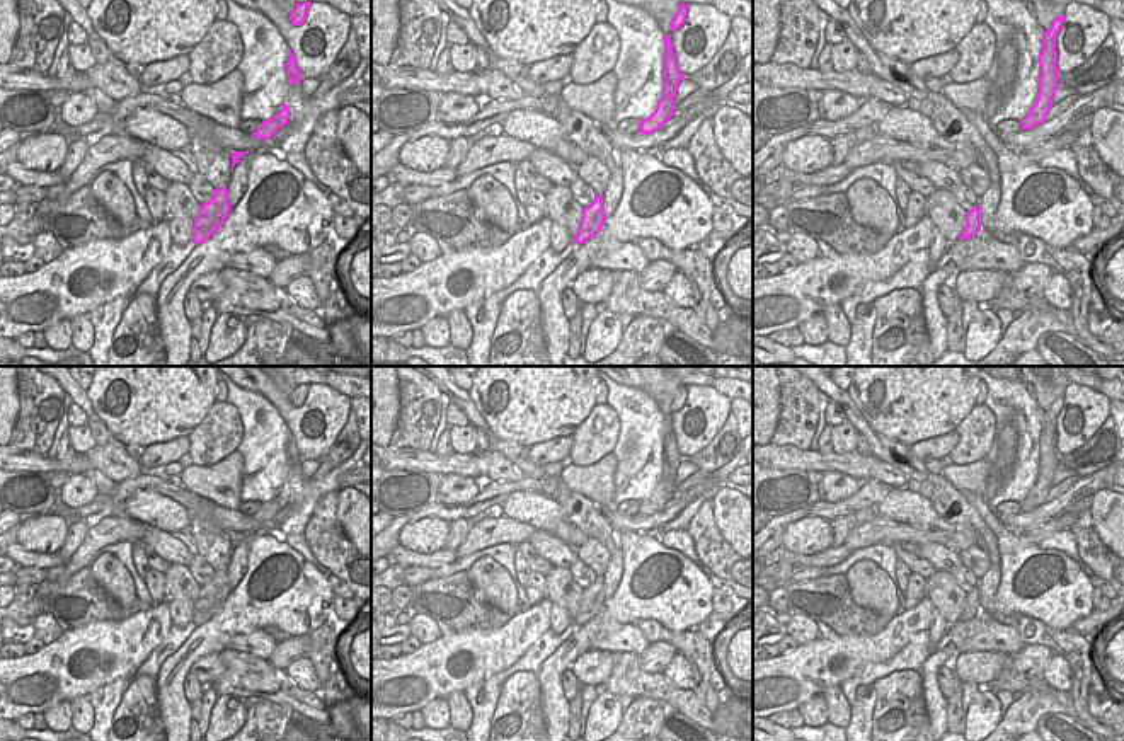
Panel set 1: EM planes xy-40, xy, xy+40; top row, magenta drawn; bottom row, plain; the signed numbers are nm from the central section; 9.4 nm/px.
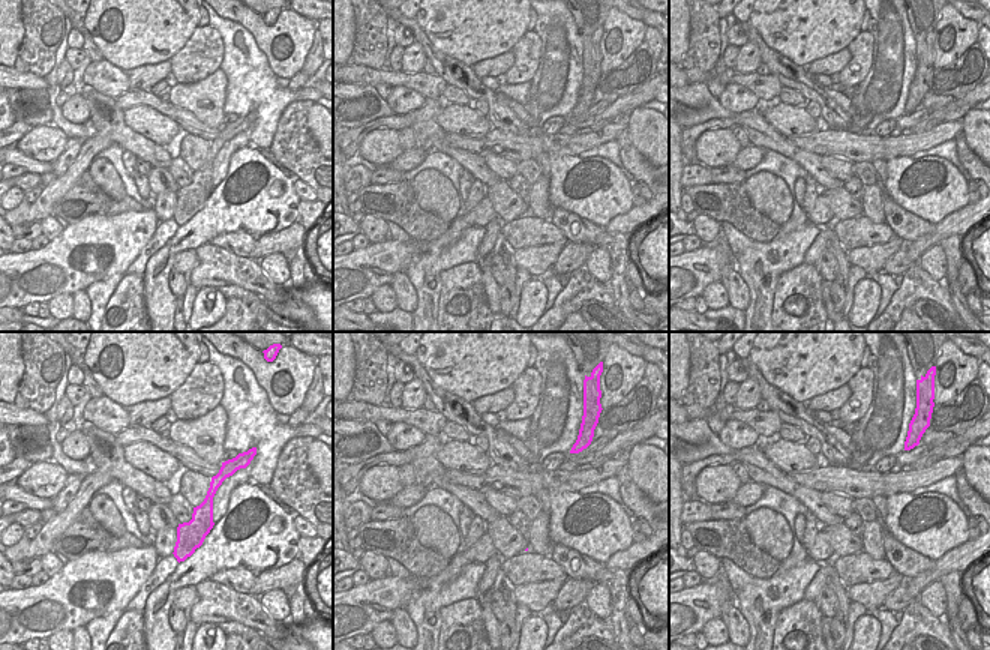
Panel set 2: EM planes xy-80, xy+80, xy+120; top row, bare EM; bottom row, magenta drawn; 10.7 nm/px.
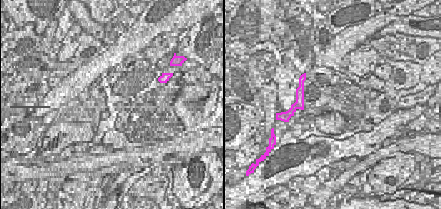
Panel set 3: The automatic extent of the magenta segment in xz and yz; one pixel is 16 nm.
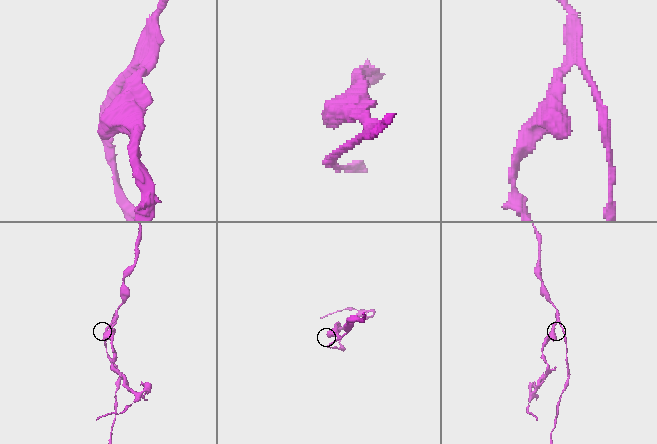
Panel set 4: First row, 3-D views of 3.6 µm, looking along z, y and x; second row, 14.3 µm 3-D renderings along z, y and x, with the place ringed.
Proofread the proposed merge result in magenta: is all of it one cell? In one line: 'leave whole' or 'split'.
split

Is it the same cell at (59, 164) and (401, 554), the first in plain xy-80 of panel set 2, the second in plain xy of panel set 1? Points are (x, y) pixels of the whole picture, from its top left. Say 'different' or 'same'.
different

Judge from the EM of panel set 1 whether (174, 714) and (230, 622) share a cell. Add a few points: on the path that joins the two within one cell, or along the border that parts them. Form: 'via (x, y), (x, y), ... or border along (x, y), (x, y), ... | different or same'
via (174, 690), (177, 670), (206, 641) | same

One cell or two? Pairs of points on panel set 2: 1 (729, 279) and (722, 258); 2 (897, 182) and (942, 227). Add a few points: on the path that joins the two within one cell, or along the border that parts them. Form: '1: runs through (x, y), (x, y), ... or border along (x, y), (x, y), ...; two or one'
1: border along (734, 266), (726, 266), (719, 281); two
2: border along (968, 203), (944, 216), (935, 225); two

